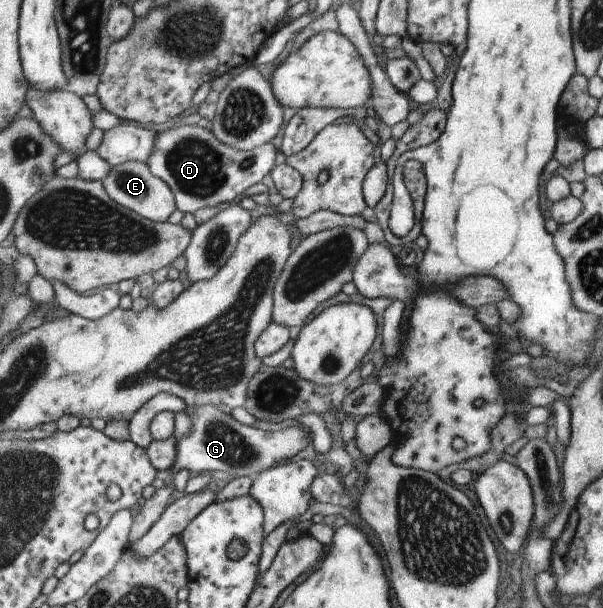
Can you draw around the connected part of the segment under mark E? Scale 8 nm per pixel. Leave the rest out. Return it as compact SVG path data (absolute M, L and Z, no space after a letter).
M127 162L114 166L111 173L102 182L112 198L144 218L150 219L150 221L169 221L173 211L178 209L173 190L168 187L161 177L156 176L151 171L147 162Z

